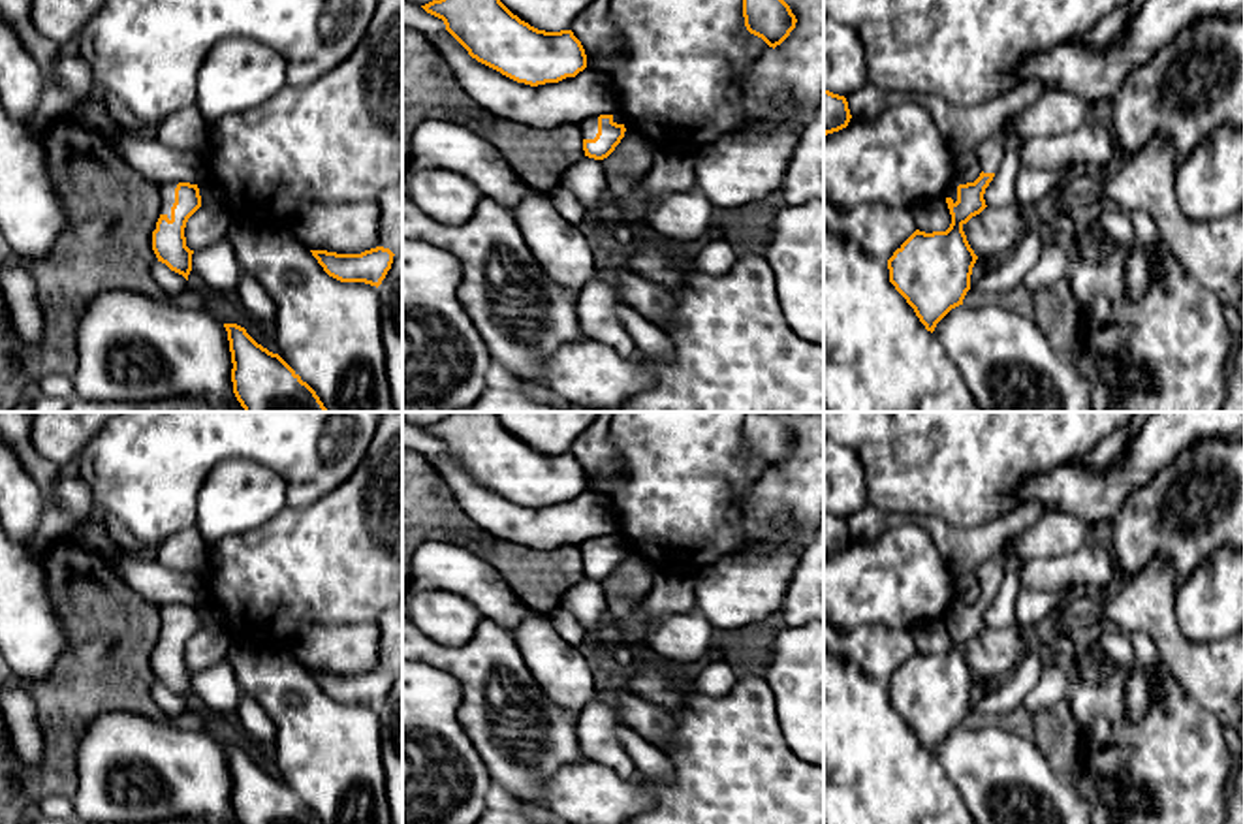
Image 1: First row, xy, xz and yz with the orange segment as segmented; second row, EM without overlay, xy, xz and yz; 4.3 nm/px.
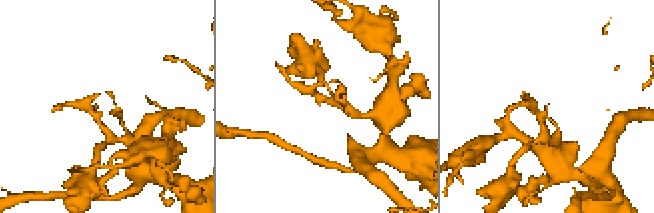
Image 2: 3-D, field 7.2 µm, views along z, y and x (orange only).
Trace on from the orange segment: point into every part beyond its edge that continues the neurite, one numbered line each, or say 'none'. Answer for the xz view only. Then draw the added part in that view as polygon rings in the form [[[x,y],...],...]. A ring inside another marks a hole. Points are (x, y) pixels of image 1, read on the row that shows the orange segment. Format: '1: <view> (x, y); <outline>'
1: xz (589, 126); [[[589,117],[579,124],[579,130],[581,130],[581,139],[594,139],[596,134],[598,134],[598,117]]]

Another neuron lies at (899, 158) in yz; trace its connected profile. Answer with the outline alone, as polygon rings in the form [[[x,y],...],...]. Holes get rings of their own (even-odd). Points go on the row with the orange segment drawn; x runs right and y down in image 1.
[[[916,102],[889,107],[873,120],[850,119],[846,128],[824,135],[824,201],[835,207],[884,203],[910,211],[944,198],[955,179],[955,154],[929,111]]]

